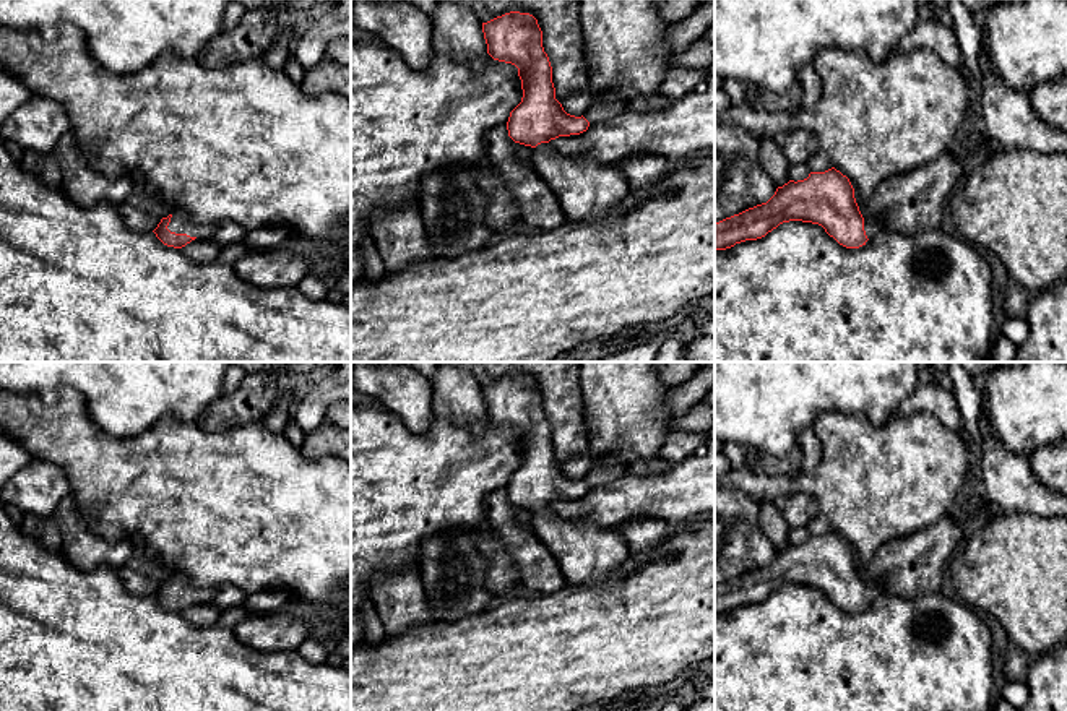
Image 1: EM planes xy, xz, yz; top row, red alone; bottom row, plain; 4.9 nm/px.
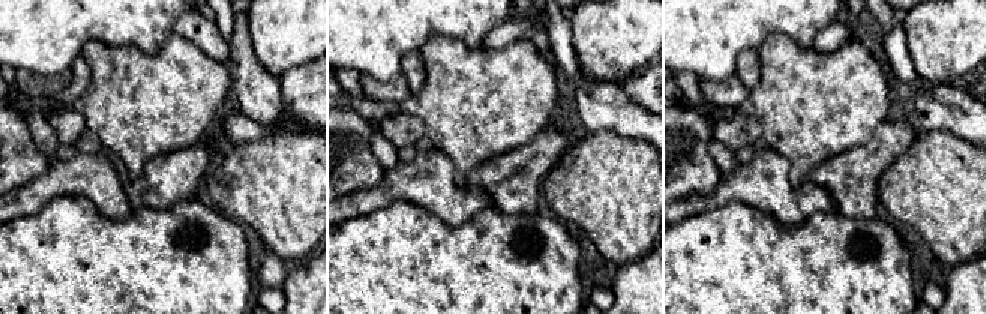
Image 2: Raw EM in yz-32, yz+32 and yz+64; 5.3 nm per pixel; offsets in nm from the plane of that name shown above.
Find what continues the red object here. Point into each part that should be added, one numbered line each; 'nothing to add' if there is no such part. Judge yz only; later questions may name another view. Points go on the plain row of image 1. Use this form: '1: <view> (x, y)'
1: yz (871, 591)

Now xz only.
1: xz (587, 554)

